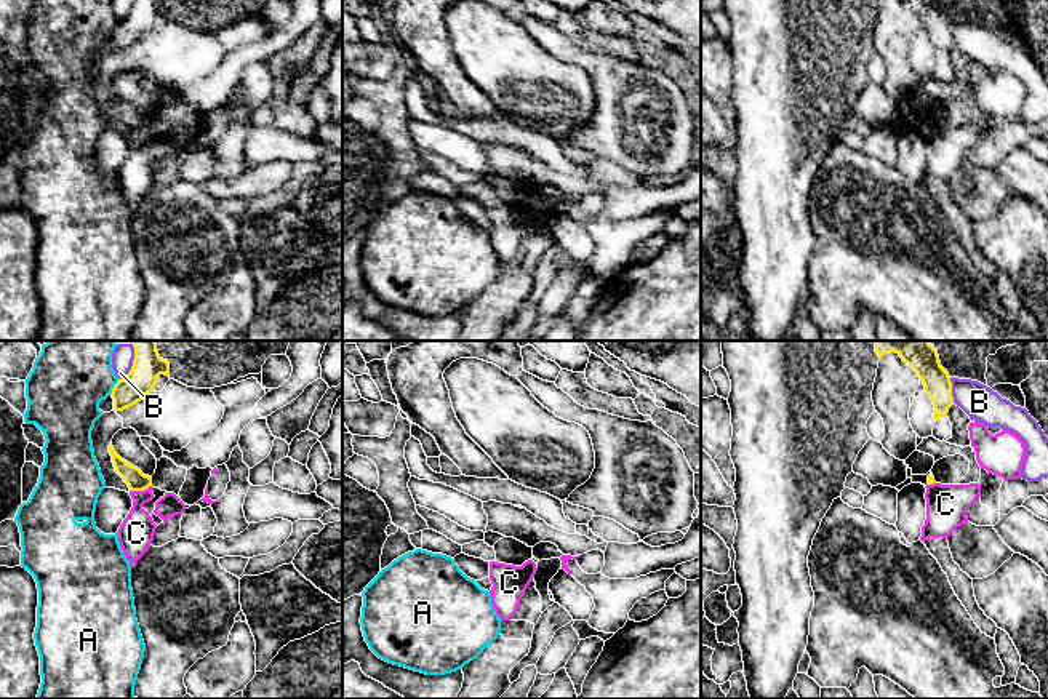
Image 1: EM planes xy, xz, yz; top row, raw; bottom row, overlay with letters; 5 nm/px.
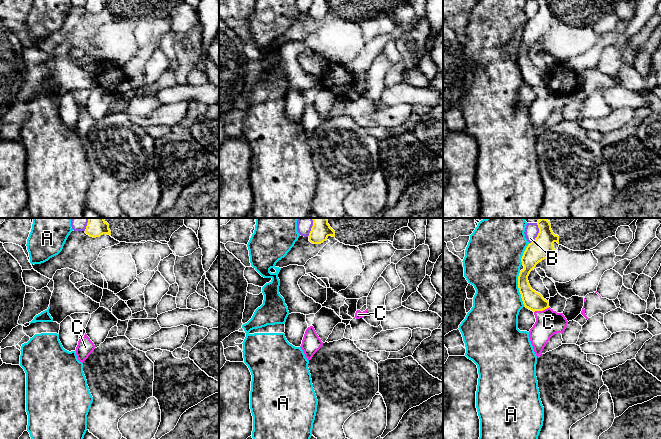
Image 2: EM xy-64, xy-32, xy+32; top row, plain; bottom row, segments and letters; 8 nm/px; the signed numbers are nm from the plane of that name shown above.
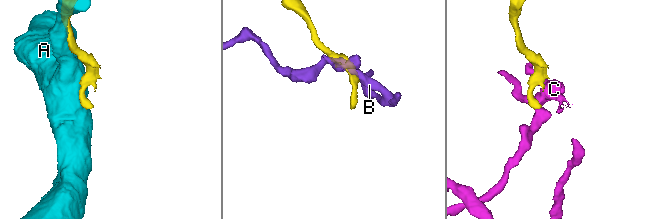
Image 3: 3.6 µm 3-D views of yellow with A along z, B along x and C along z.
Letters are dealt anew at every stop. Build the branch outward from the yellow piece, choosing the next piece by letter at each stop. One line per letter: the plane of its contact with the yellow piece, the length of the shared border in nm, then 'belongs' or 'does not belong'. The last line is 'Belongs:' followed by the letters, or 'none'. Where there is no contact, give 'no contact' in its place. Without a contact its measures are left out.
A: contact in xy; length 80 nm; does not belong
B: contact in yz; length 130 nm; does not belong
C: contact in xy; length 120 nm; does not belong
Belongs: none

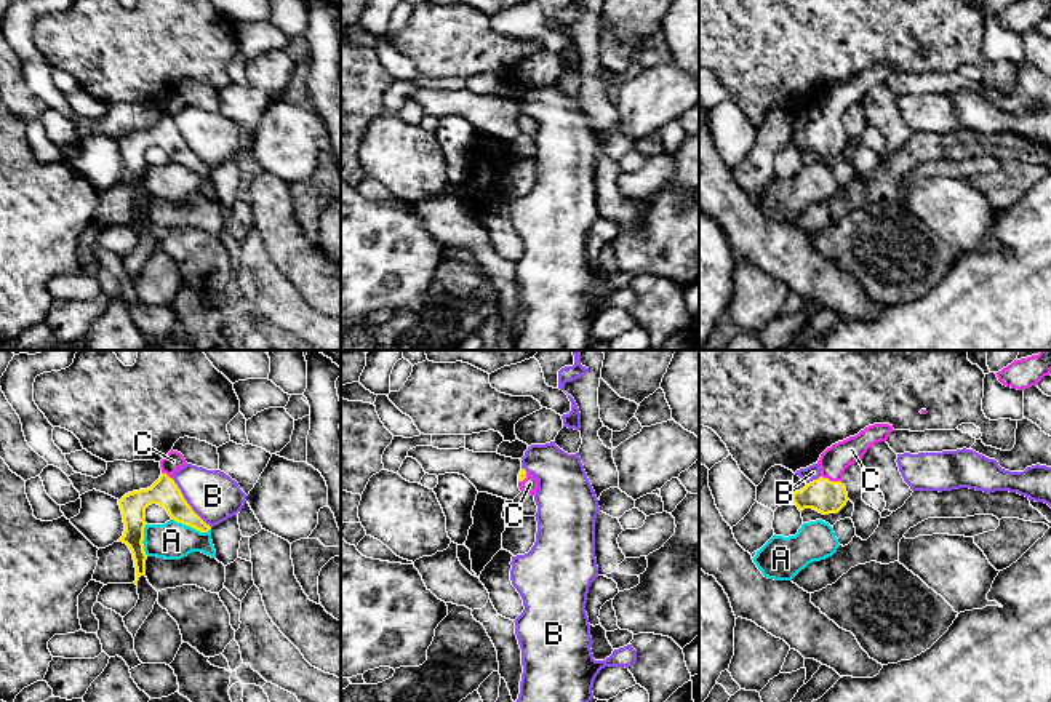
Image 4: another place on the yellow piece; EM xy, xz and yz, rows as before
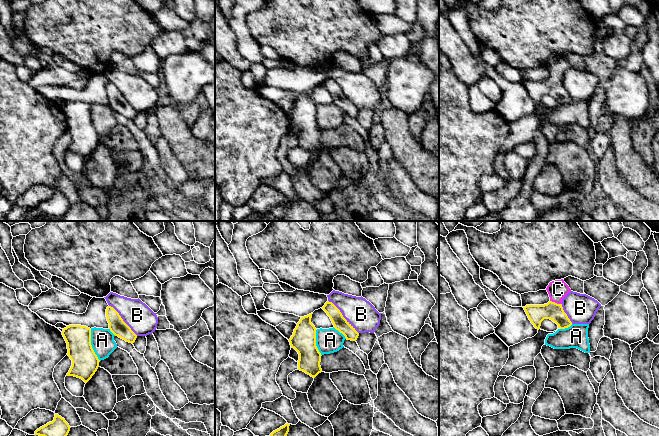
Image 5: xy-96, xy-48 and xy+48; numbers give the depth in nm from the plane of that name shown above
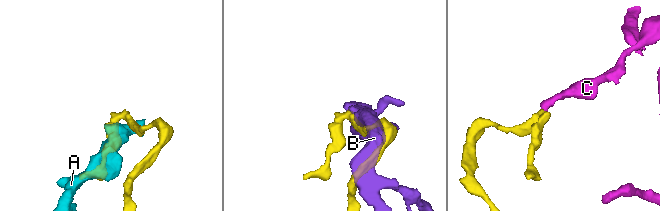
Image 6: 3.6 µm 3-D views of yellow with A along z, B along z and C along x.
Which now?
A: contact in xy; length 200 nm; does not belong
B: contact in xy; length 320 nm; does not belong
C: contact in yz; length 120 nm; belongs
Belongs: C

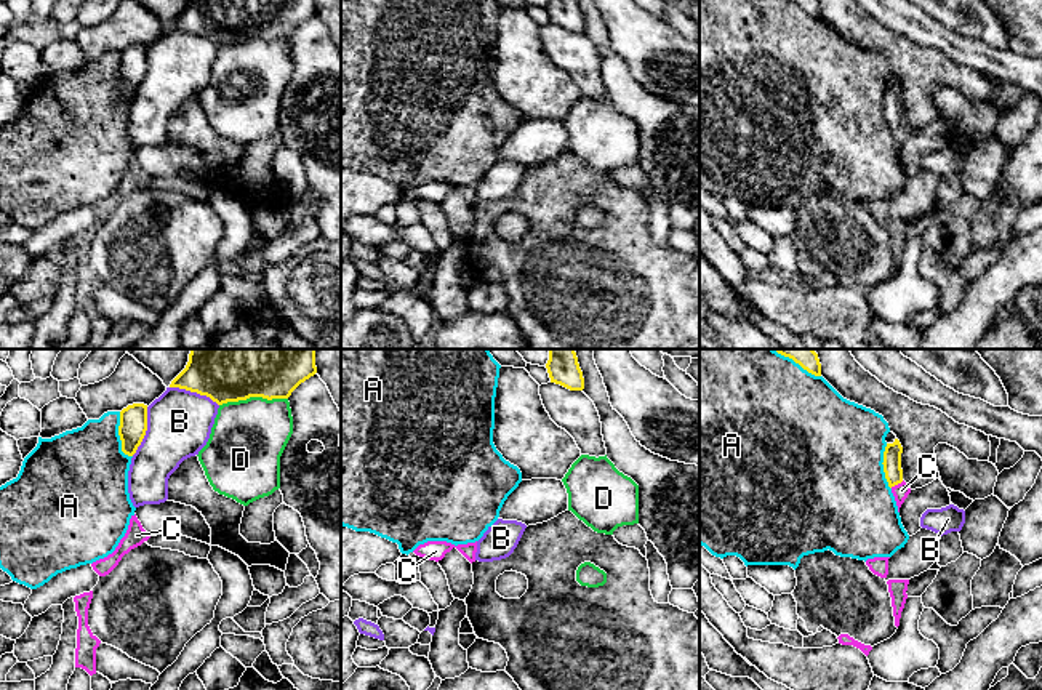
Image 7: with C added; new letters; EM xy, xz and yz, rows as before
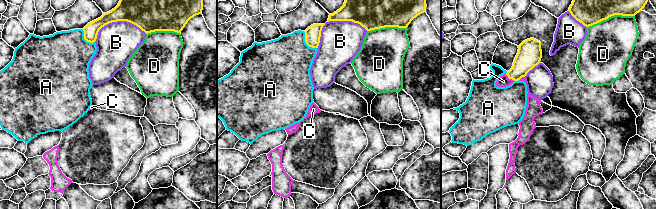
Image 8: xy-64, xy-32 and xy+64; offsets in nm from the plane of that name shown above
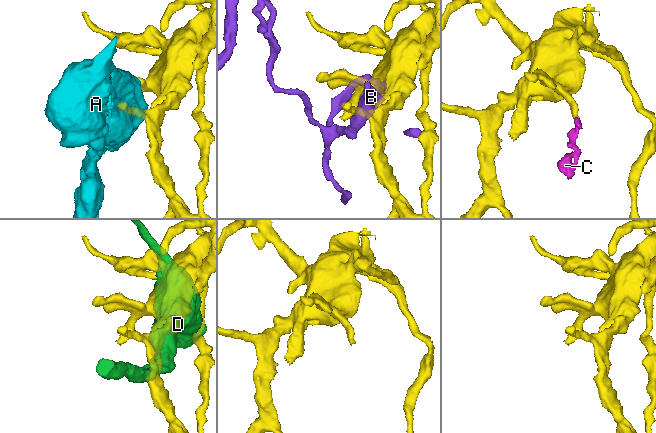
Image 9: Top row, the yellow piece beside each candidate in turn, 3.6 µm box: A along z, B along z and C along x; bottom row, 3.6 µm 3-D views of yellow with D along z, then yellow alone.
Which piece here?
A: contact in xy; length 240 nm; does not belong
B: contact in xy; length 260 nm; does not belong
C: contact in yz; length 80 nm; belongs
D: contact in xy; length 340 nm; does not belong
Belongs: C

